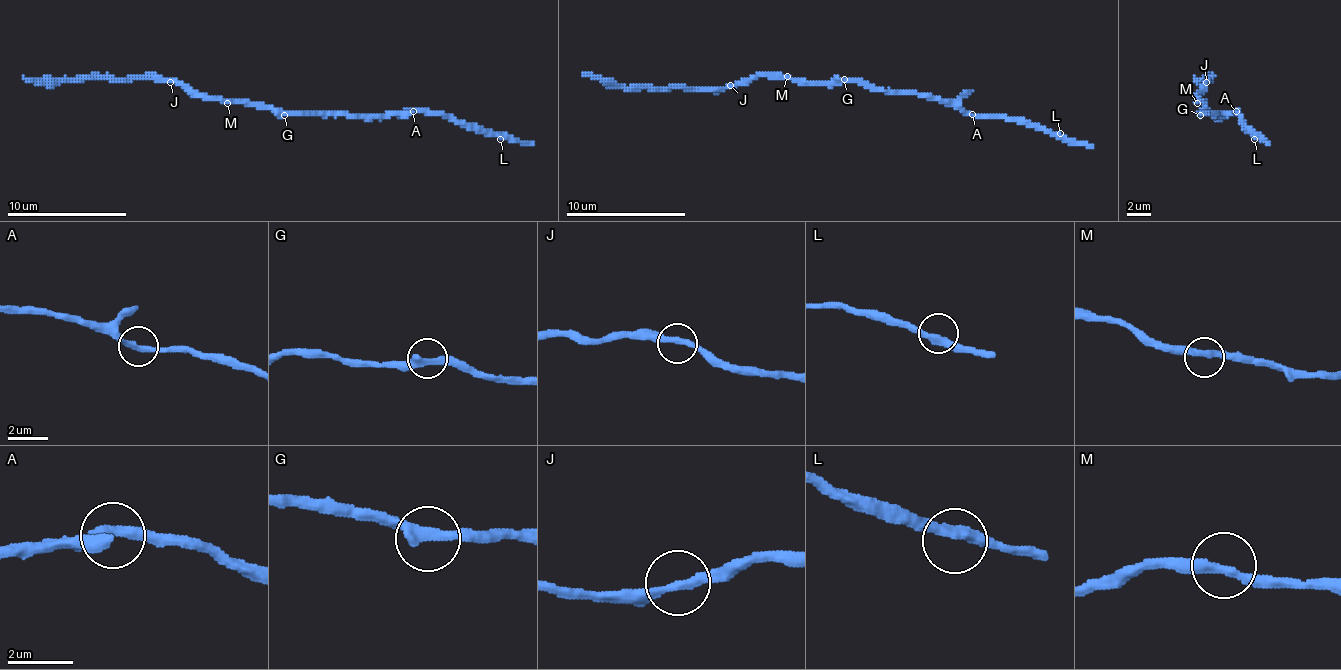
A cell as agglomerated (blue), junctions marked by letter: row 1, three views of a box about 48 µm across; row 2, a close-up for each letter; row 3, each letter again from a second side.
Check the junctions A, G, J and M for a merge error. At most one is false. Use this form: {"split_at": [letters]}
{"split_at": []}

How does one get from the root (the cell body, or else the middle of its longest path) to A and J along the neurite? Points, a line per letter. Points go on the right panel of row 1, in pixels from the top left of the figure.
A: (1203, 112), (1212, 115), (1236, 112)
J: (1203, 112), (1197, 97), (1206, 82)

